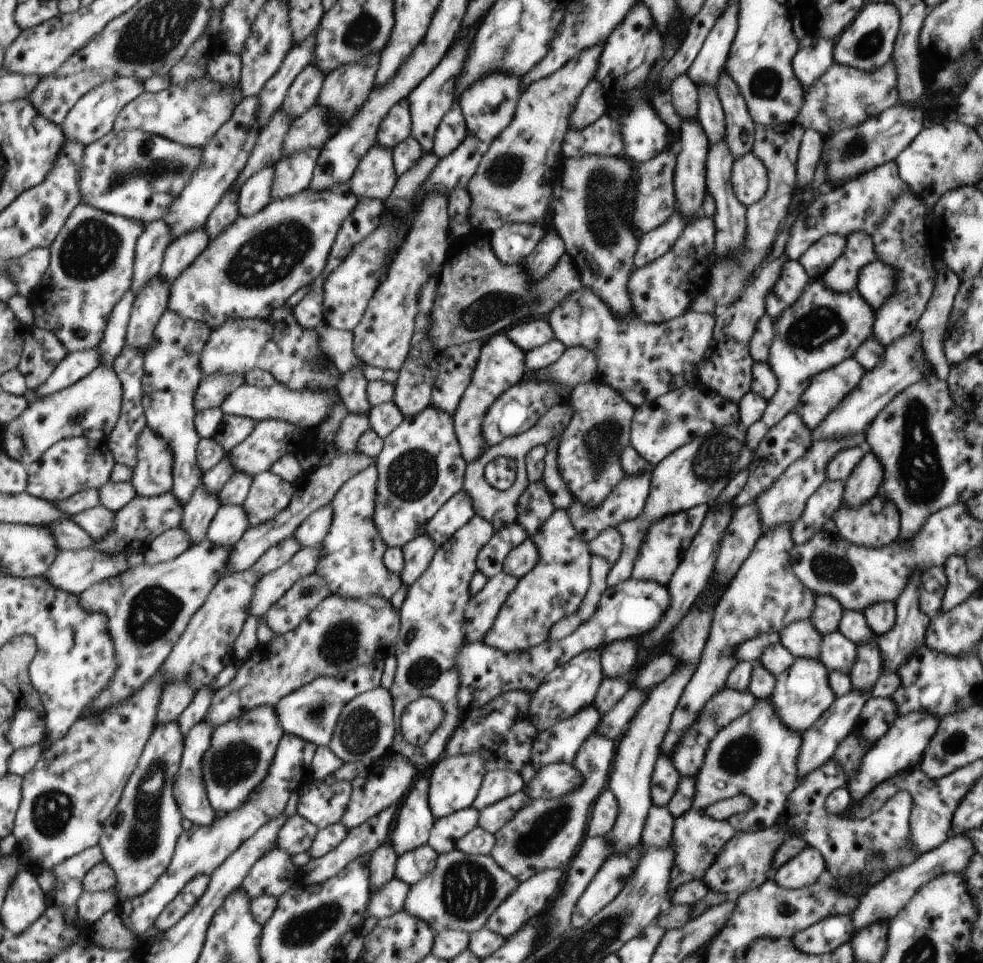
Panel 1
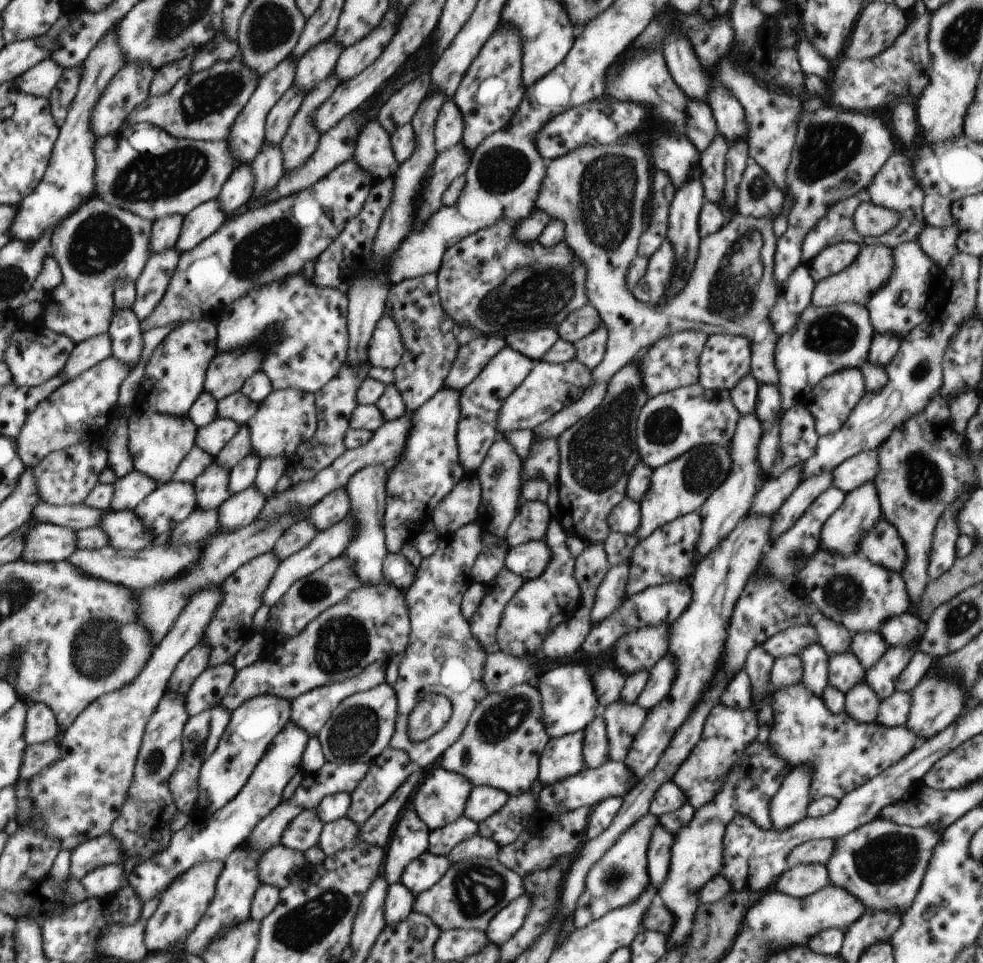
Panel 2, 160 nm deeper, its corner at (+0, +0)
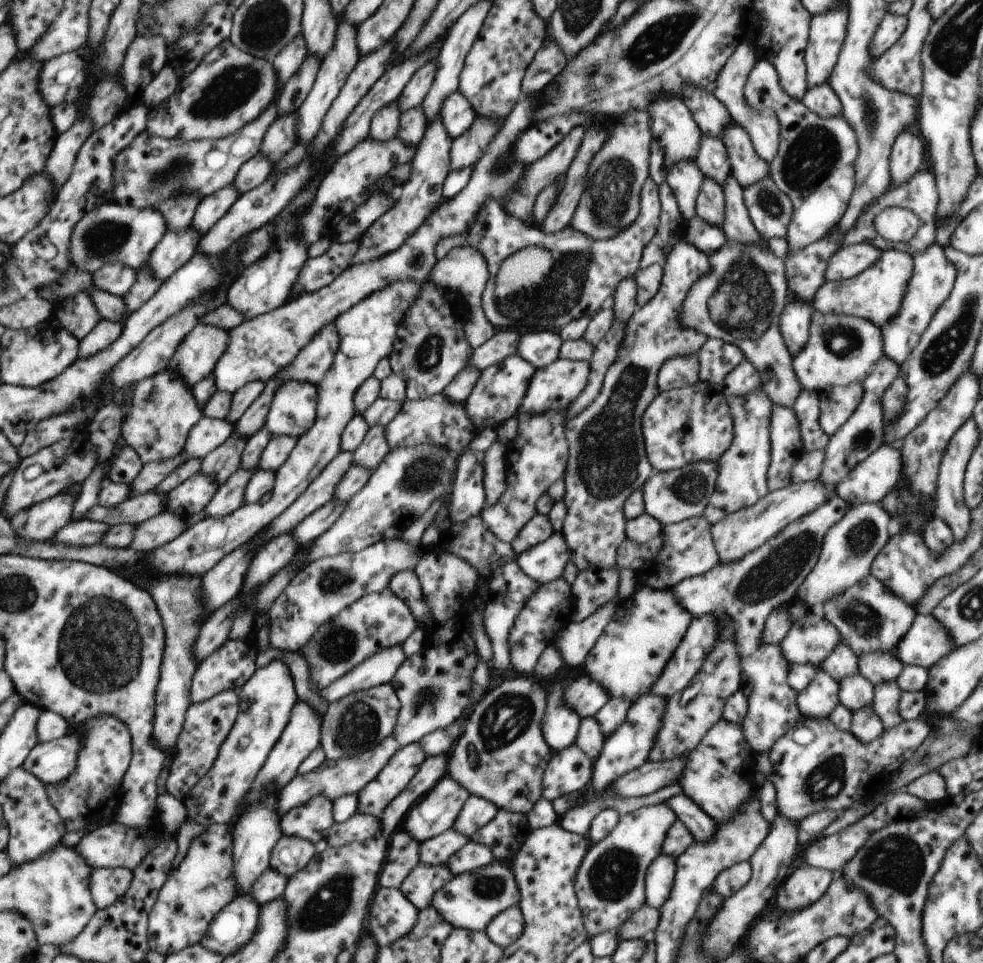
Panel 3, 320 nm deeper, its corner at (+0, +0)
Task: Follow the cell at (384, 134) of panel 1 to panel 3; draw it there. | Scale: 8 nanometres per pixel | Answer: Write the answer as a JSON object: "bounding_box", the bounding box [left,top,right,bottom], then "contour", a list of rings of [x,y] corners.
{"bounding_box":[396,60,438,114],"contour":[[[432,60],[432,62],[426,62],[422,68],[418,68],[414,72],[412,78],[410,78],[410,81],[405,85],[405,88],[396,100],[401,114],[404,114],[406,110],[412,110],[412,108],[423,104],[434,83],[436,68],[438,68],[436,61]]]}

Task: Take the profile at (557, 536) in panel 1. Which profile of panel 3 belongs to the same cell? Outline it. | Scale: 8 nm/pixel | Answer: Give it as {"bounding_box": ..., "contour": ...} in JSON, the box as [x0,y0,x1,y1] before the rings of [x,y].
{"bounding_box":[508,576,575,675],"contour":[[[563,576],[538,586],[538,590],[528,598],[524,608],[514,620],[514,628],[508,634],[510,646],[510,664],[518,670],[521,675],[528,675],[534,671],[542,652],[549,645],[555,645],[558,634],[564,631],[574,622],[573,612],[575,611],[574,594],[572,586],[564,580]]]}

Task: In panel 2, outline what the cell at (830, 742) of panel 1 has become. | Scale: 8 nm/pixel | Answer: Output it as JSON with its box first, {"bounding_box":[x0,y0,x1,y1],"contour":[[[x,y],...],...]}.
{"bounding_box":[769,767,812,831],"contour":[[[794,767],[786,775],[780,790],[770,803],[769,809],[772,829],[775,831],[783,831],[784,829],[790,828],[793,824],[799,823],[807,816],[807,806],[811,803],[809,796],[811,774],[812,771],[809,767]]]}

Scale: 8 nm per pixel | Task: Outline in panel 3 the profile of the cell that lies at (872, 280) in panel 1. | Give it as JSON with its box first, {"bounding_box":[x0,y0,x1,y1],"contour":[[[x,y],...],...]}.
{"bounding_box":[880,243,956,365],"contour":[[[936,243],[912,256],[912,278],[908,280],[904,288],[906,294],[902,298],[898,316],[890,324],[886,324],[888,328],[886,326],[880,328],[885,356],[894,360],[898,365],[908,360],[908,354],[916,348],[930,320],[952,292],[956,276],[956,268],[947,260],[943,248]]]}

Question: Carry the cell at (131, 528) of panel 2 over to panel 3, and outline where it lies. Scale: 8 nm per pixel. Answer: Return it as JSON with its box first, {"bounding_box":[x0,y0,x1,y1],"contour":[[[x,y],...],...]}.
{"bounding_box":[130,513,187,552],"contour":[[[161,513],[145,522],[136,524],[130,548],[147,552],[160,548],[187,530],[186,521],[176,514]]]}

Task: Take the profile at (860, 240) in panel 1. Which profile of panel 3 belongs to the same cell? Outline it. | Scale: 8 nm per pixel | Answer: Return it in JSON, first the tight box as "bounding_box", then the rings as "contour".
{"bounding_box":[812,249,912,329],"contour":[[[889,249],[882,251],[880,260],[876,260],[870,268],[862,270],[857,276],[836,282],[827,281],[818,288],[816,296],[812,298],[813,311],[835,313],[836,315],[856,316],[864,318],[878,329],[886,326],[894,314],[900,310],[902,298],[906,294],[906,284],[912,278],[912,256],[906,252]]]}

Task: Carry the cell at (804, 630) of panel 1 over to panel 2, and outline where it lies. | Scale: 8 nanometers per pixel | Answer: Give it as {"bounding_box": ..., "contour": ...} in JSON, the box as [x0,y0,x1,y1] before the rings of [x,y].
{"bounding_box":[798,642,829,697],"contour":[[[818,642],[801,650],[798,655],[803,664],[801,683],[813,695],[822,697],[829,682],[829,659],[824,647]]]}

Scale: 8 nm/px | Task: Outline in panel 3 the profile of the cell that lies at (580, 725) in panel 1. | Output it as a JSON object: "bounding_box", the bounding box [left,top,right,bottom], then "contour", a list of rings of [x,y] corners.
{"bounding_box":[541,744,593,802],"contour":[[[576,744],[554,751],[544,770],[541,797],[553,802],[562,796],[579,794],[592,779],[593,764]]]}

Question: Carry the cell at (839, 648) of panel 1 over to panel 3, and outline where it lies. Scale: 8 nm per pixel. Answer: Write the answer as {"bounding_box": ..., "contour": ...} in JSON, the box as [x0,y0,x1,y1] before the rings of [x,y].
{"bounding_box":[838,672,874,713],"contour":[[[856,672],[838,682],[838,697],[839,704],[854,713],[860,708],[873,706],[874,687],[866,676]]]}

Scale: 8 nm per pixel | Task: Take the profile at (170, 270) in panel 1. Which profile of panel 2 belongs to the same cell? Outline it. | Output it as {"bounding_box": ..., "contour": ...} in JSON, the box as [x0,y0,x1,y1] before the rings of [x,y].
{"bounding_box":[175,199,226,254],"contour":[[[213,199],[200,204],[200,207],[184,217],[182,235],[179,237],[179,243],[175,245],[175,249],[180,254],[184,254],[184,252],[196,248],[206,238],[215,234],[225,221],[226,217],[218,200]]]}

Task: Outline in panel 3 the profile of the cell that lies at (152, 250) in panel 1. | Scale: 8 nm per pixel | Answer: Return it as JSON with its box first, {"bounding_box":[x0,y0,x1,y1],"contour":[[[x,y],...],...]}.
{"bounding_box":[158,194,200,230],"contour":[[[182,194],[176,198],[168,198],[159,206],[158,210],[167,222],[167,230],[186,230],[191,227],[195,219],[196,208],[200,205],[200,198],[192,194]]]}

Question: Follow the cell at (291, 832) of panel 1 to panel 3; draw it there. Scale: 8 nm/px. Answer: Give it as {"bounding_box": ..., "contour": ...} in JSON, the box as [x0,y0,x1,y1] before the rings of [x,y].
{"bounding_box":[280,796,332,844],"contour":[[[314,796],[310,802],[288,810],[280,820],[280,830],[284,836],[298,836],[315,844],[326,839],[332,824],[332,801]]]}

